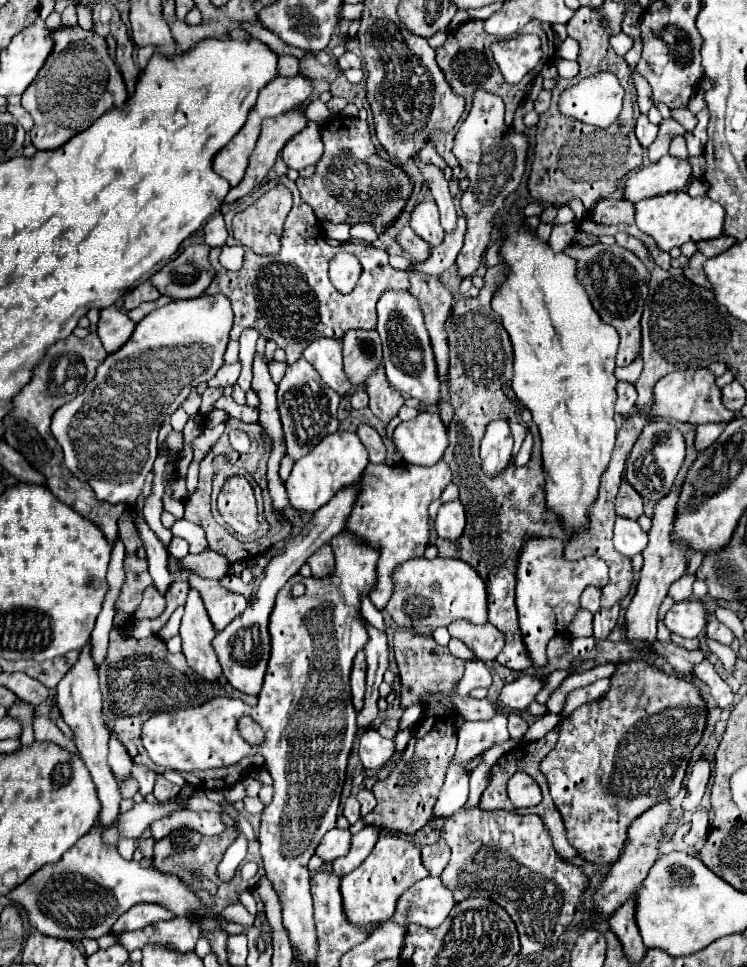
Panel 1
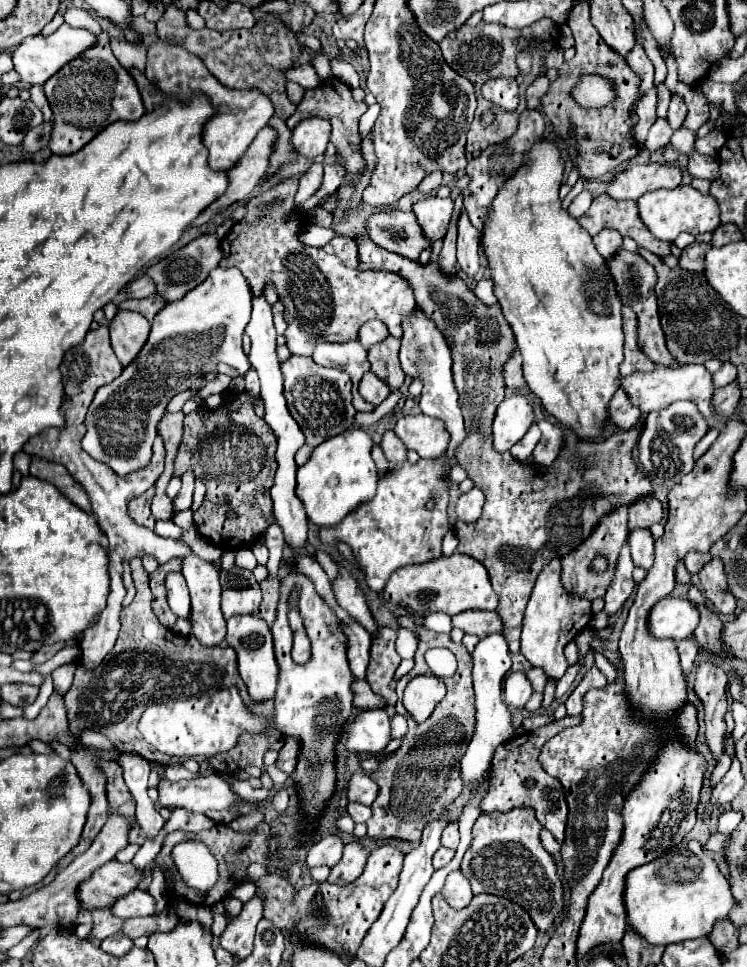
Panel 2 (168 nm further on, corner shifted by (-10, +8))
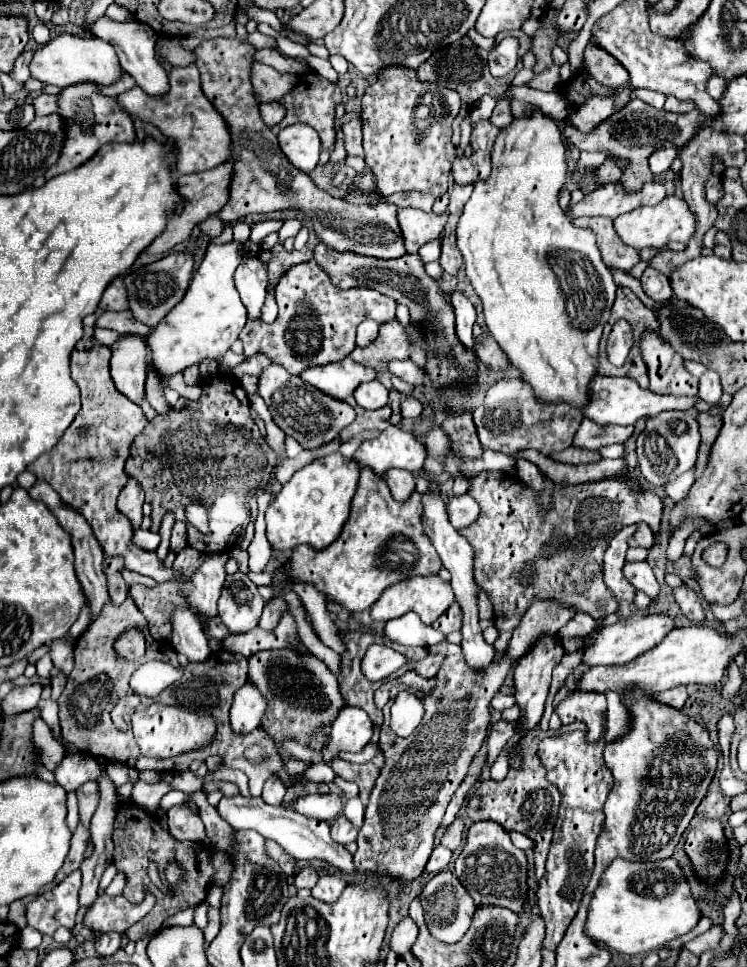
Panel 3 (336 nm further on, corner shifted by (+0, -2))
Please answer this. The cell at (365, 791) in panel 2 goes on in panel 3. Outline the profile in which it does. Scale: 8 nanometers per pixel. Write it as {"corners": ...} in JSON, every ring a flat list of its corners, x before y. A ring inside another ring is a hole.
{"corners":[[307,794,295,798,295,812,317,818,317,820,335,820,343,810,343,798,339,794]]}

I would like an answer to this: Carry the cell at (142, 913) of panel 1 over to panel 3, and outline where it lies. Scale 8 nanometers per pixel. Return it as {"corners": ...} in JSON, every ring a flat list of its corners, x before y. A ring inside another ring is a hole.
{"corners":[[99,896,91,908,87,908,83,924,91,932,125,932,129,926,139,922,149,910,153,908,151,902,143,900,141,904,131,904,123,896]]}

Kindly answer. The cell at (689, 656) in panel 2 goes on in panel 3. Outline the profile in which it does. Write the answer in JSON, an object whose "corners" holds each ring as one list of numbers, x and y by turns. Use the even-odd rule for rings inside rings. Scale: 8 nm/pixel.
{"corners":[[677,686,677,688,669,690,669,692,663,692,663,694,655,696,655,700,661,702,661,704,667,704,671,708,681,710,685,706,685,700,687,700,687,690,683,686]]}

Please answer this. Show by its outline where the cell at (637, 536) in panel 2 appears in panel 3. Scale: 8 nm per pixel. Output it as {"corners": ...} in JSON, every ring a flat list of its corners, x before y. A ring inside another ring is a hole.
{"corners":[[627,562,623,568,627,580,641,592,645,592,651,600,657,600,659,596,659,582,655,580,655,574,647,562]]}

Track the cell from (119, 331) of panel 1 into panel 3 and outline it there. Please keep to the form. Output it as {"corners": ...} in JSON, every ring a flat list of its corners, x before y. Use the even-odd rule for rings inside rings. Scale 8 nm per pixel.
{"corners":[[121,336,113,346,111,378,121,394,131,402,141,404,145,398,147,348,139,336]]}

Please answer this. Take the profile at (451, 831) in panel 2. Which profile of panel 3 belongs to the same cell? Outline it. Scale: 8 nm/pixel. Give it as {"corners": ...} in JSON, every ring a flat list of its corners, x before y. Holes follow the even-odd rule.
{"corners":[[457,814,455,820,453,820,453,824,441,836,441,844,447,846,447,848,451,848,451,850,455,850,461,844,461,840,463,840,463,826,465,826,465,818]]}

